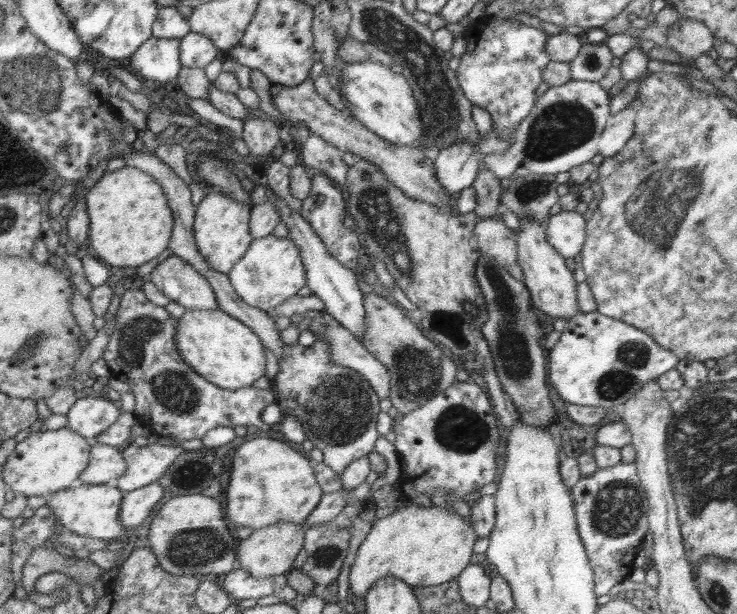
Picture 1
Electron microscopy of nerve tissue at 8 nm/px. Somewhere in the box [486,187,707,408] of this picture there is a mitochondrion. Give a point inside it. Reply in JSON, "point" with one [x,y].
{"point":[631,356]}

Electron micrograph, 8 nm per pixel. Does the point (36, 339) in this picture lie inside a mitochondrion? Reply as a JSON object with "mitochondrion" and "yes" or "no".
{"mitochondrion":"yes"}

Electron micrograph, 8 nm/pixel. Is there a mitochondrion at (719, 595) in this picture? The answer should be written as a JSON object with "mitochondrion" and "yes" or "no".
{"mitochondrion":"yes"}

